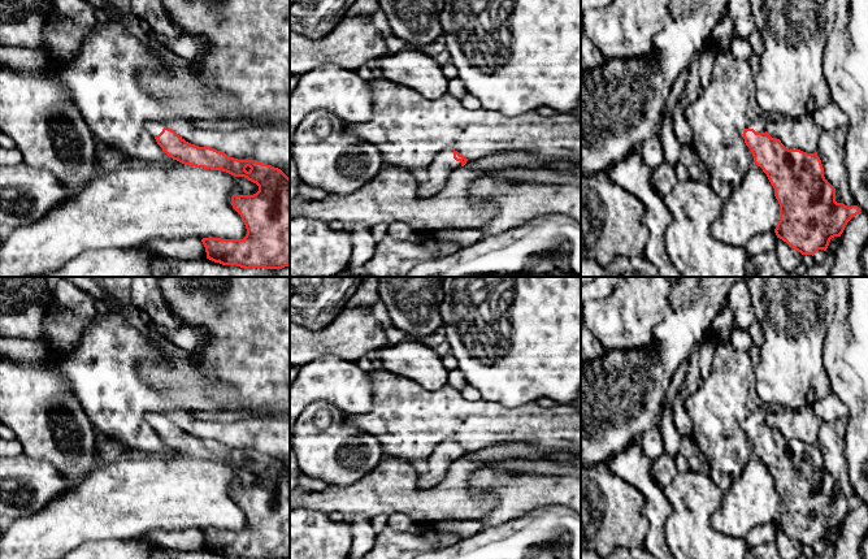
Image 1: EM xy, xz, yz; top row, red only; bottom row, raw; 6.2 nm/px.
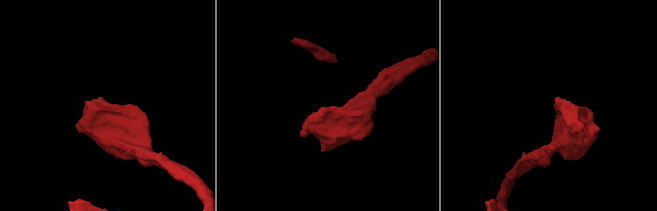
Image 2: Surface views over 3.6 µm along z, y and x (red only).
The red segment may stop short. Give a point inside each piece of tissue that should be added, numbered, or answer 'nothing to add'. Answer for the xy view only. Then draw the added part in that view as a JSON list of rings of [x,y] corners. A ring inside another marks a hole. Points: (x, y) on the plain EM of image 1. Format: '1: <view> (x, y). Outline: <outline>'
1: xy (155, 417). Outline: [[[152,411],[146,415],[146,420],[151,426],[159,426],[166,416],[160,411]]]

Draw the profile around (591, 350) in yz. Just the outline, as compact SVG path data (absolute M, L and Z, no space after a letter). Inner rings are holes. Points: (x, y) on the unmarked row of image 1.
M582 324L581 325L581 364L600 360L604 355L596 337Z

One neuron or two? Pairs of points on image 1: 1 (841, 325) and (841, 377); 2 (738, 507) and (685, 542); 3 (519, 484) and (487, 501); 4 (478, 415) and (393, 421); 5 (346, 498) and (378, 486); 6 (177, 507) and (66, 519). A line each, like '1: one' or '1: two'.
1: one
2: two
3: two
4: one
5: one
6: one

